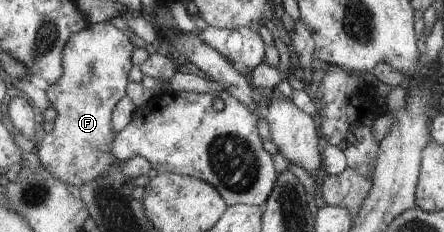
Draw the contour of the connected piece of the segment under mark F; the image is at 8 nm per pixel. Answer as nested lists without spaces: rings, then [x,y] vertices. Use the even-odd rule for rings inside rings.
[[[107,21],[91,24],[71,36],[63,54],[64,72],[58,82],[50,84],[46,91],[49,105],[58,116],[54,121],[55,128],[37,144],[36,154],[46,169],[75,191],[83,184],[98,179],[111,165],[119,165],[131,179],[153,174],[151,162],[144,157],[134,157],[121,163],[110,154],[116,136],[111,130],[111,112],[115,104],[125,97],[125,86],[129,82],[127,76],[133,66],[131,54],[136,46],[123,31]]]

